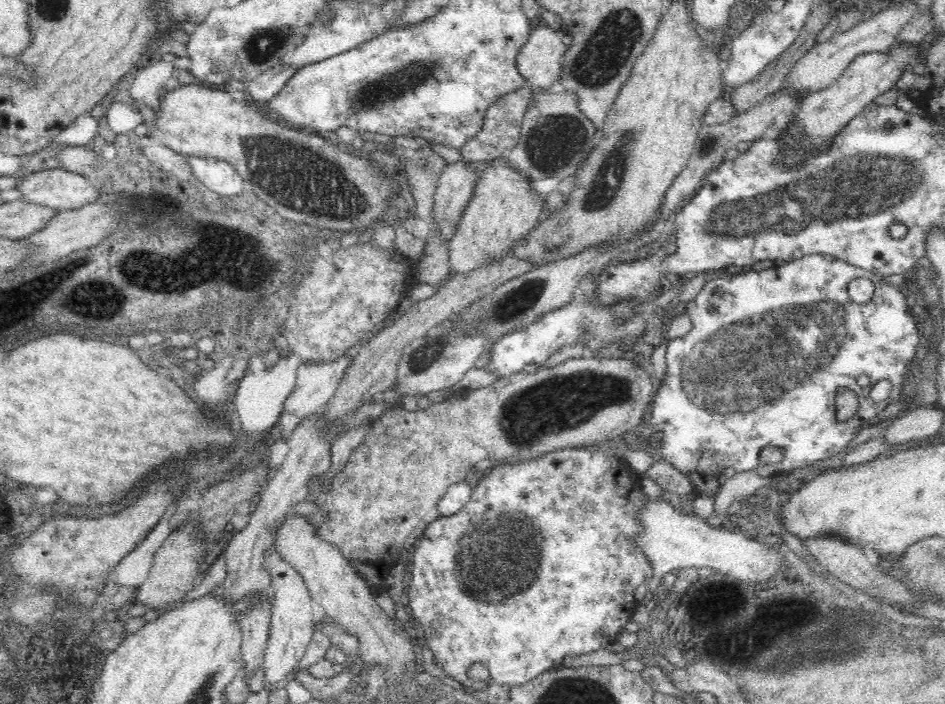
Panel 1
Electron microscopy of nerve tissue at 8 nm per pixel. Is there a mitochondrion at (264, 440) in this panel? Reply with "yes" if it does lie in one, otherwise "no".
no

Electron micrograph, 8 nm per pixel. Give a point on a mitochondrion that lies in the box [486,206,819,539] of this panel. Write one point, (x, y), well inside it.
(562, 403)

